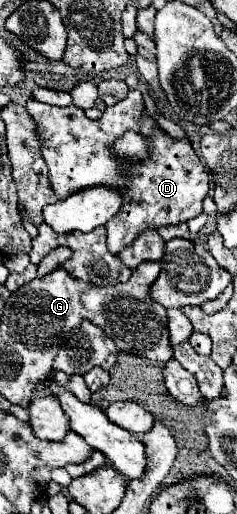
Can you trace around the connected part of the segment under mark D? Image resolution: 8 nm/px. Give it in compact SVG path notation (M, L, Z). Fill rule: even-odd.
M132 89L126 99L106 107L96 121L90 121L76 105L50 107L36 99L26 101L26 111L36 123L40 153L48 167L48 181L58 199L96 185L108 185L110 189L120 189L120 193L124 193L124 205L116 217L106 223L106 243L112 255L118 255L126 245L132 245L132 241L148 229L190 221L202 213L202 201L210 189L204 163L198 159L186 137L172 139L154 123L154 119L144 117L140 91ZM126 131L136 131L148 141L148 159L140 163L116 159L112 145Z

